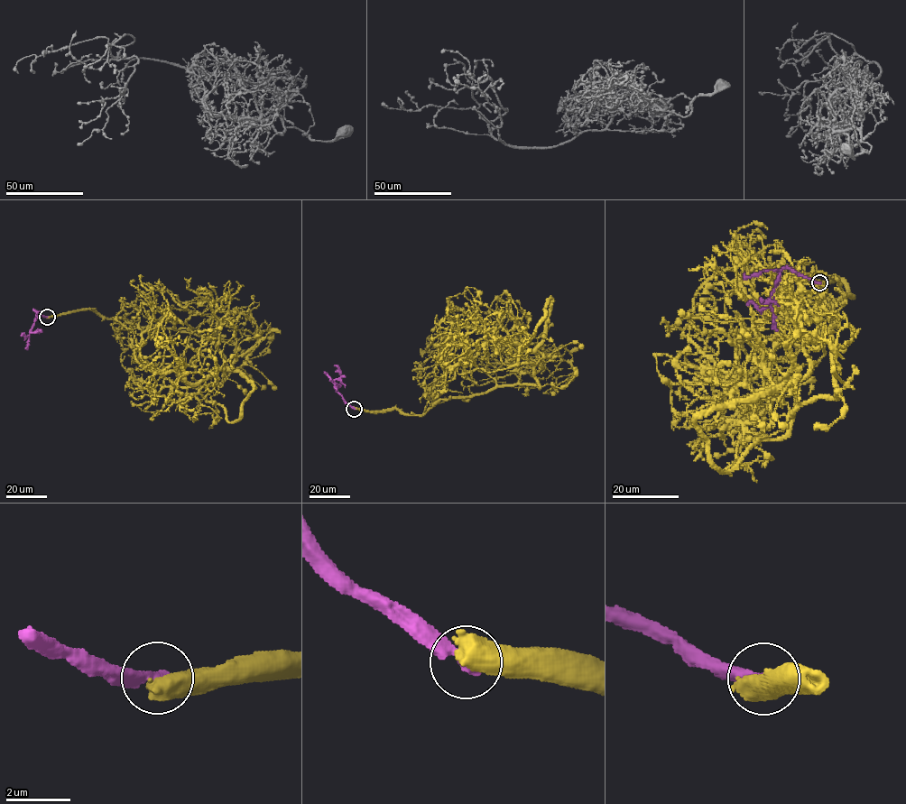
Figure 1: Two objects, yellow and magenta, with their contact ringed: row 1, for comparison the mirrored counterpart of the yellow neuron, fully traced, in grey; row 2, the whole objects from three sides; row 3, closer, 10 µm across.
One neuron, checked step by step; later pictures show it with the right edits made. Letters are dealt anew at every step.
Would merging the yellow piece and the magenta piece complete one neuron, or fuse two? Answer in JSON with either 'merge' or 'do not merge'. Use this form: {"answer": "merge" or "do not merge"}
{"answer": "do not merge"}

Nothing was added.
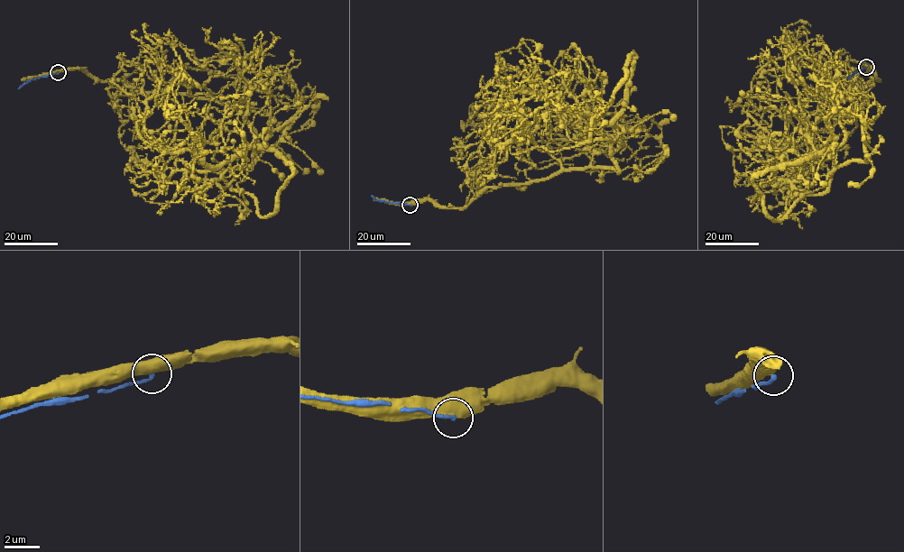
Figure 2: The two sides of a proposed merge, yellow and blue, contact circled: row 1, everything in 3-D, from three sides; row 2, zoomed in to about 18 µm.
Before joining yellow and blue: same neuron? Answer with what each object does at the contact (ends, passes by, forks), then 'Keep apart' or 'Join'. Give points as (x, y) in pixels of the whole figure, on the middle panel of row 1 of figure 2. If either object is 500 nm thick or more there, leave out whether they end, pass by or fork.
Keep apart

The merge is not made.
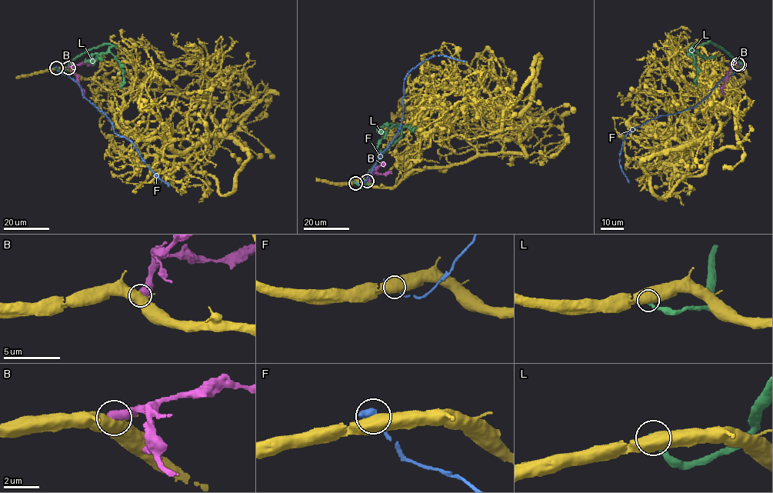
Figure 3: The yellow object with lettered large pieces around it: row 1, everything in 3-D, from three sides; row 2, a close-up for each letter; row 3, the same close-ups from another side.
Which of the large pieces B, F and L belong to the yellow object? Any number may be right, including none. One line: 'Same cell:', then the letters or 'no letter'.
Same cell: no letter

